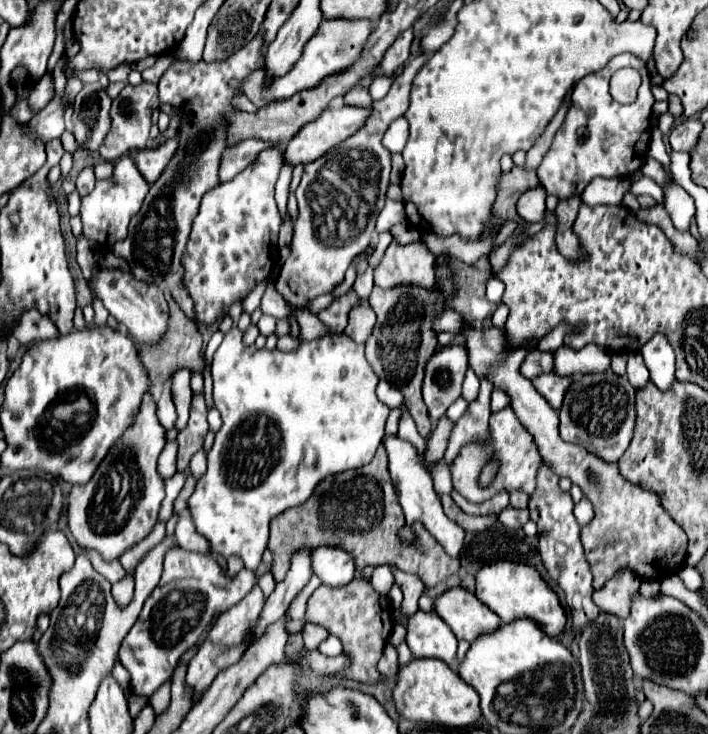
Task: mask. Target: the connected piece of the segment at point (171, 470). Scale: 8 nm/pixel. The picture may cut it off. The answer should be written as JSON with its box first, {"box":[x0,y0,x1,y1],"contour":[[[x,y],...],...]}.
{"box":[159,441,177,479],"contour":[[[169,441],[169,445],[163,449],[159,457],[159,473],[167,479],[177,473],[177,441]]]}

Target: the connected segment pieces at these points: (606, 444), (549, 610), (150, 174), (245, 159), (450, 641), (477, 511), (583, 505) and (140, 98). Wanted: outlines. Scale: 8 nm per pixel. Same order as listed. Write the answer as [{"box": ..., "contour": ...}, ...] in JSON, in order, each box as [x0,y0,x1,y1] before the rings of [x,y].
[{"box":[561,371,635,463],"contour":[[[613,371],[589,373],[573,377],[569,385],[561,411],[561,437],[569,443],[579,443],[587,447],[593,455],[607,463],[615,463],[623,451],[629,447],[633,427],[635,427],[635,389],[627,375],[615,375]]]},{"box":[475,561,567,637],"contour":[[[499,561],[493,563],[491,567],[483,567],[483,571],[479,571],[475,579],[477,579],[477,587],[475,587],[477,599],[487,603],[487,607],[491,607],[491,611],[495,611],[503,619],[503,623],[511,623],[515,619],[525,617],[539,623],[539,627],[543,627],[543,631],[551,637],[563,633],[567,623],[565,609],[561,607],[557,593],[541,579],[541,575],[533,567],[525,563]]]},{"box":[135,139,179,183],"contour":[[[169,139],[157,149],[145,149],[135,155],[137,167],[143,171],[147,183],[155,183],[179,147],[179,139]]]},{"box":[219,139,277,183],"contour":[[[247,139],[235,147],[229,147],[223,151],[221,163],[219,163],[219,181],[225,183],[241,173],[251,159],[255,159],[255,155],[259,155],[259,151],[267,149],[267,147],[276,147],[277,143],[263,143],[259,139]]]},{"box":[407,611,457,667],"contour":[[[417,611],[409,619],[407,643],[413,657],[417,659],[443,659],[447,665],[455,667],[457,639],[449,625],[435,613]]]},{"box":[451,491,509,515],"contour":[[[457,491],[451,493],[453,501],[467,513],[467,515],[489,515],[489,513],[501,513],[507,505],[509,505],[509,493],[507,491],[499,491],[495,497],[491,497],[489,501],[483,503],[469,503],[463,495],[459,495]]]},{"box":[575,499,595,526],"contour":[[[581,499],[581,503],[575,505],[575,517],[577,517],[581,526],[587,525],[593,519],[593,515],[595,513],[593,513],[593,505],[591,505],[589,499]]]},{"box":[99,83,159,161],"contour":[[[141,83],[141,85],[127,85],[119,97],[113,99],[111,105],[111,131],[107,133],[99,153],[107,161],[117,161],[123,155],[129,153],[131,147],[145,147],[149,141],[149,129],[151,129],[151,113],[159,107],[157,97],[157,85],[155,83]]]}]

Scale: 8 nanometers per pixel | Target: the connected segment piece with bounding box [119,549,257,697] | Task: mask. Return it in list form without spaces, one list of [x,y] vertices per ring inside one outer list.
[[[175,549],[165,553],[163,577],[173,577],[161,583],[147,597],[141,615],[123,639],[119,649],[119,661],[131,673],[131,685],[137,695],[151,697],[163,683],[173,677],[179,657],[199,641],[201,633],[213,625],[213,621],[239,603],[247,591],[257,583],[253,571],[241,569],[235,577],[229,577],[215,561],[213,555],[191,553],[185,549]]]

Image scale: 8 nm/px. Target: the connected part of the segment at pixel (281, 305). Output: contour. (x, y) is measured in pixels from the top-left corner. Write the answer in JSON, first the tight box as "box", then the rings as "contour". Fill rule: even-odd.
{"box":[260,283,291,319],"contour":[[[271,283],[262,299],[260,309],[264,314],[271,315],[276,319],[285,318],[291,311],[288,303],[281,297],[281,294],[277,293],[274,283]]]}

